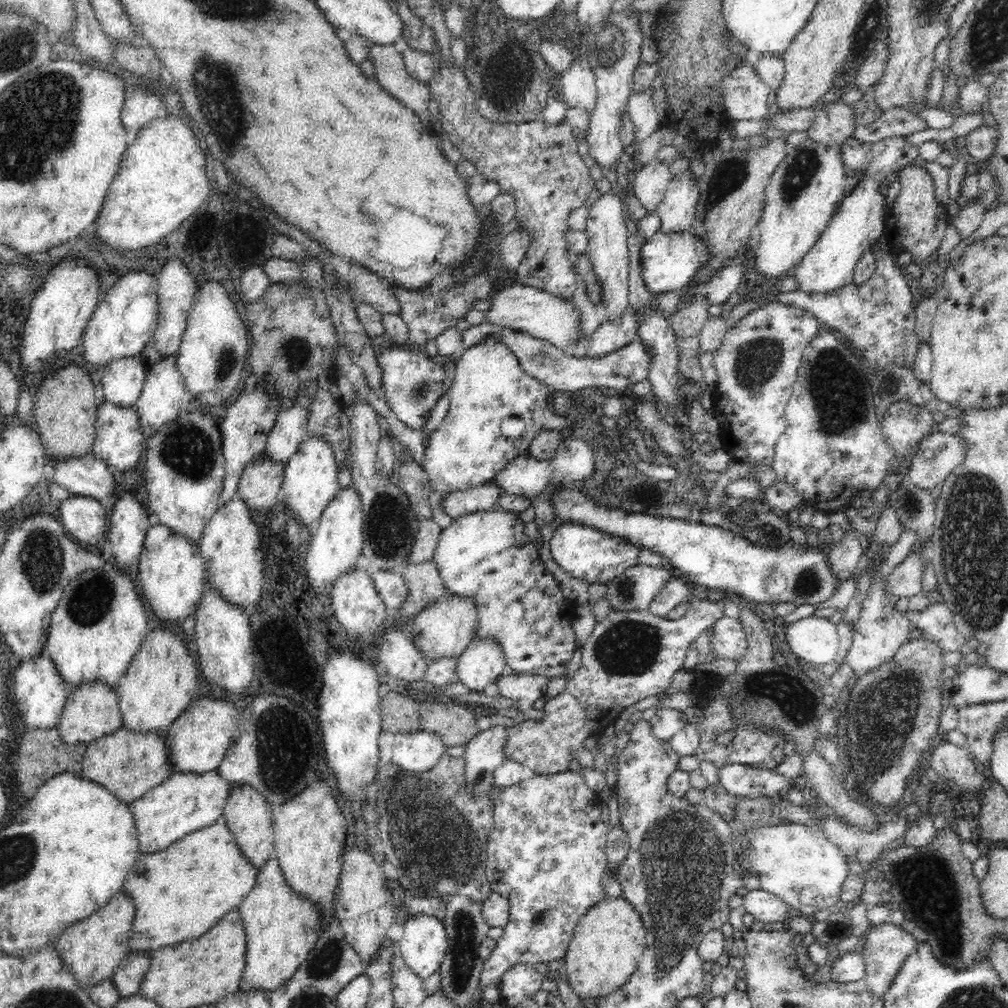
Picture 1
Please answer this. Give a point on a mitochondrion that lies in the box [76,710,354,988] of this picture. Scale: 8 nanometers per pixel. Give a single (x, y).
(280, 757)

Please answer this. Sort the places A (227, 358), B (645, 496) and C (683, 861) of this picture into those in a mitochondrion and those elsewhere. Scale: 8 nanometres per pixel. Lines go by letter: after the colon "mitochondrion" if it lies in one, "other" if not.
A: mitochondrion
B: other
C: mitochondrion

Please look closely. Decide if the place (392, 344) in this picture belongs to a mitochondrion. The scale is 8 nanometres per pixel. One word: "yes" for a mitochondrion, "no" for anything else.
no

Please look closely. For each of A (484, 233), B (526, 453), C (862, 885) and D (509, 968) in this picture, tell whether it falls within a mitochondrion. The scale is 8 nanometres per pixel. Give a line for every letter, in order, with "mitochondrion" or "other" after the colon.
A: other
B: other
C: other
D: other

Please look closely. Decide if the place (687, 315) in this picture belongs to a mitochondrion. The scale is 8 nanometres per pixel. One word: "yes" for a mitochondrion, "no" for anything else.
no

